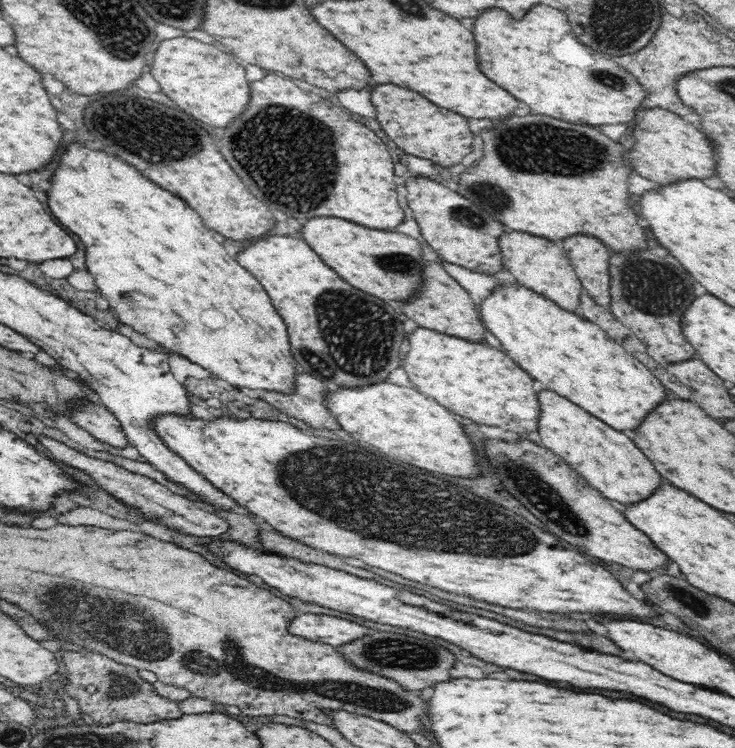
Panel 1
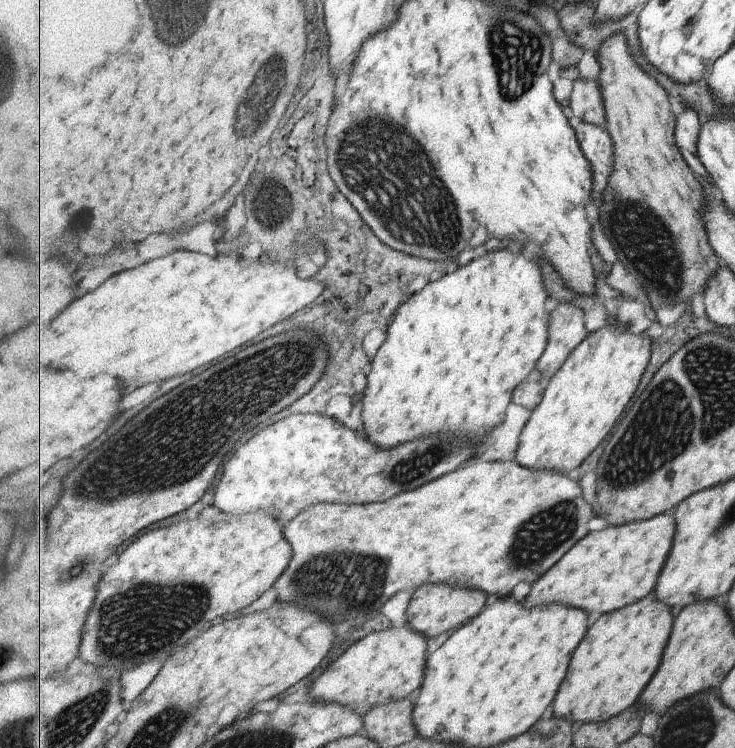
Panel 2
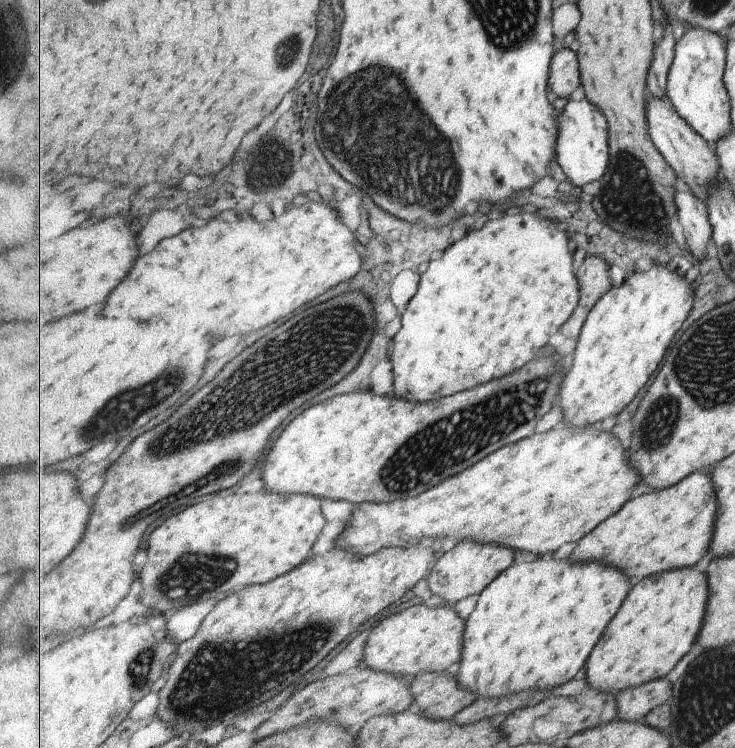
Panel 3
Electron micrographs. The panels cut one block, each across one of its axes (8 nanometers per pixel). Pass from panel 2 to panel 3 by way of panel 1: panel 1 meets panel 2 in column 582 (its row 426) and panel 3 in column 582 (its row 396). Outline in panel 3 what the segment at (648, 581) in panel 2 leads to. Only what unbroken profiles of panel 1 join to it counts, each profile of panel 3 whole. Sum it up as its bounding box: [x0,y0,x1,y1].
[569,470,718,587]

